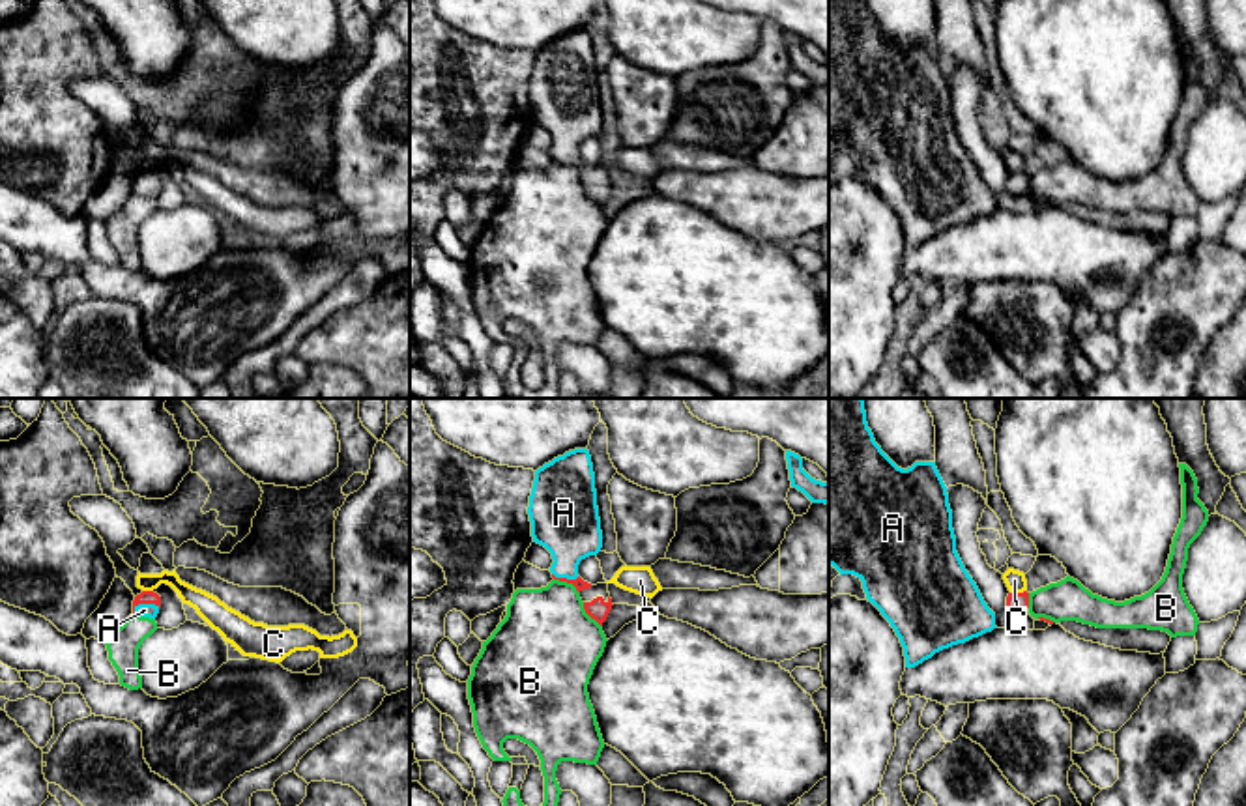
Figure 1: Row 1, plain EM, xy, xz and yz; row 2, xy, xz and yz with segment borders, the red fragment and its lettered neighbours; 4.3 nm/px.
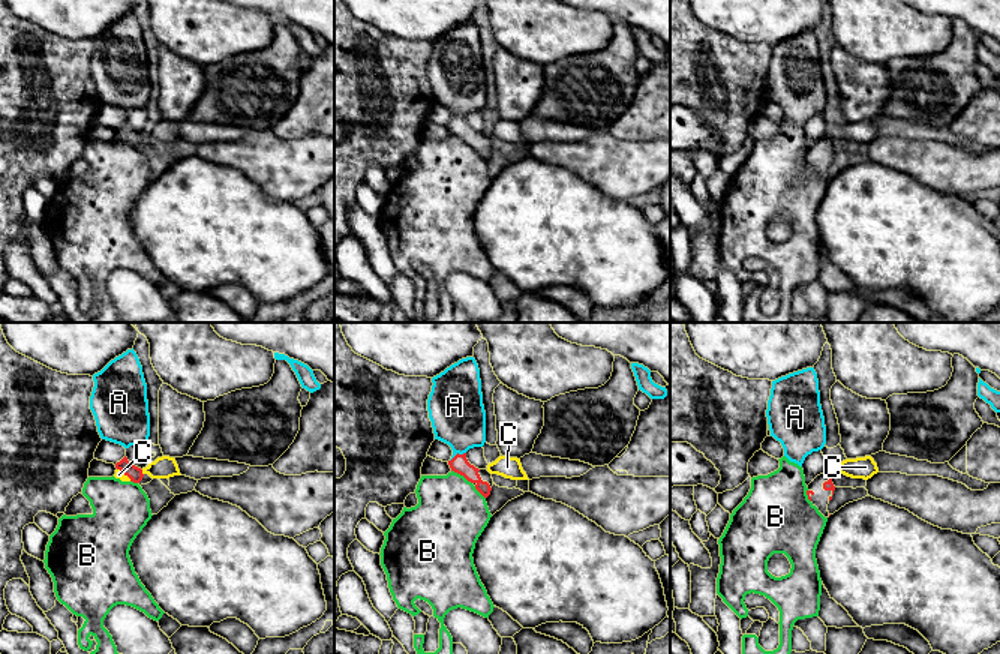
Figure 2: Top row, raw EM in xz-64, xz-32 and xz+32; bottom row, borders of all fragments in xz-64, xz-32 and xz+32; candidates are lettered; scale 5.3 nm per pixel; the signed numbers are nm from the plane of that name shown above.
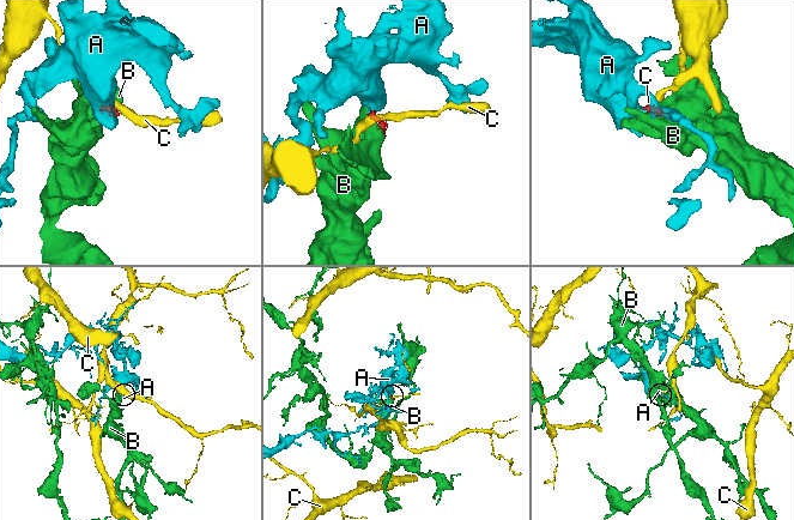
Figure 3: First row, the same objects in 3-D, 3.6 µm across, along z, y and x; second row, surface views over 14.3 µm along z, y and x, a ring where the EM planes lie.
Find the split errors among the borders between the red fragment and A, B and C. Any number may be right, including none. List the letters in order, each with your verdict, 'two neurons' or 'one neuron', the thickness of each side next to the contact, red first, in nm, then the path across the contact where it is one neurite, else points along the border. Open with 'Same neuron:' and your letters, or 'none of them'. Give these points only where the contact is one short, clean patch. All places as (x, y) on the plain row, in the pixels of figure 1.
Same neuron: A
A: one neuron | 60/60 nm | across xy (146, 178), (144, 184), (144, 191)
B: two neurons | 50/400 nm | along xz (554, 159), (569, 163), (579, 174)
C: two neurons | 80/90 nm | along yz (1026, 171), (1011, 174)

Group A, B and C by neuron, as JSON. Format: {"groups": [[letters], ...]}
{"groups": [["A"], ["B"], ["C"]]}

